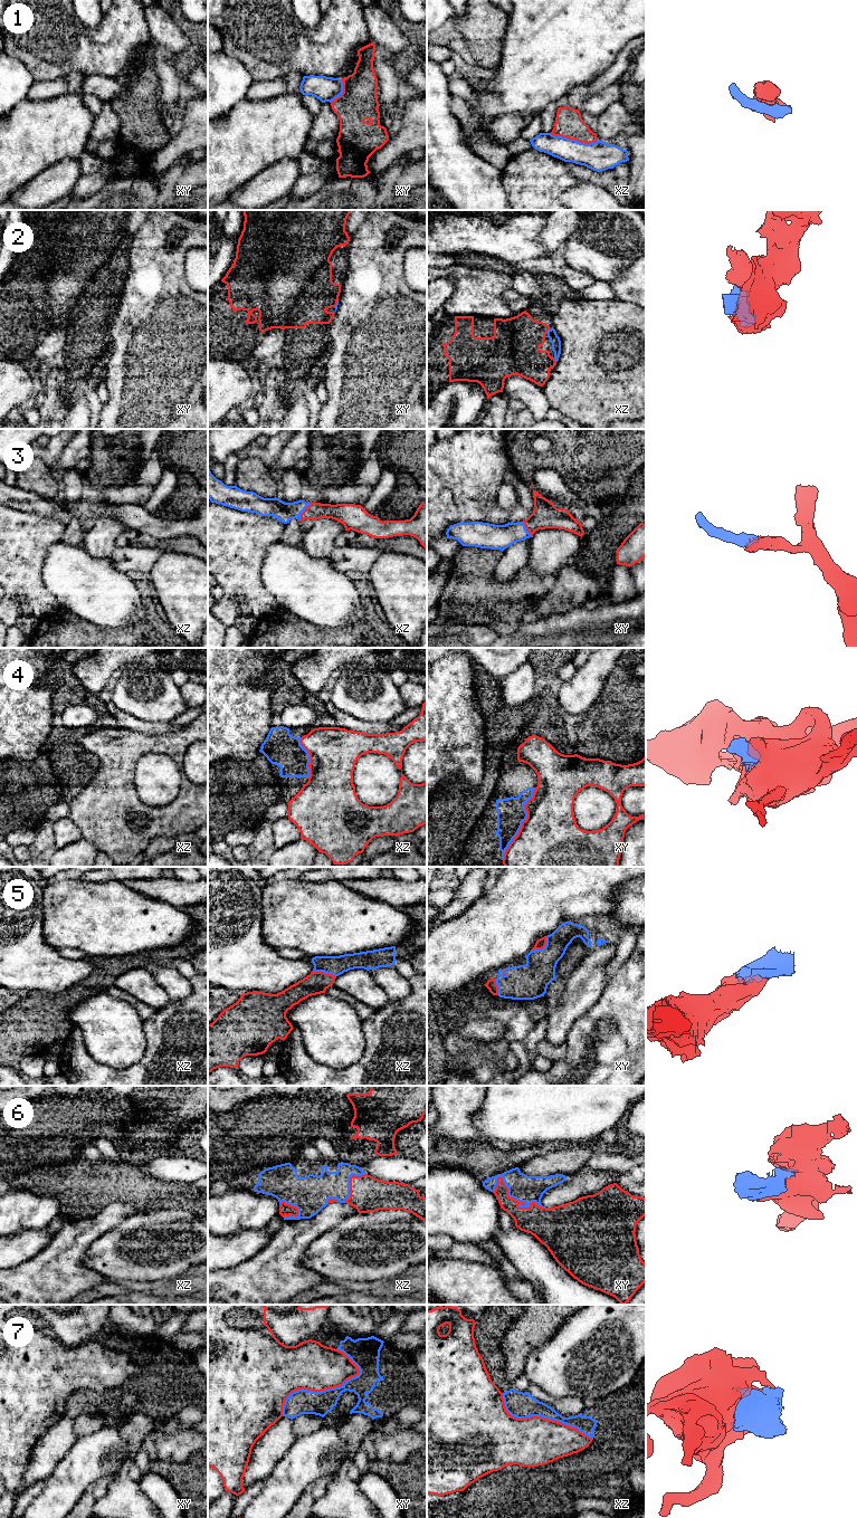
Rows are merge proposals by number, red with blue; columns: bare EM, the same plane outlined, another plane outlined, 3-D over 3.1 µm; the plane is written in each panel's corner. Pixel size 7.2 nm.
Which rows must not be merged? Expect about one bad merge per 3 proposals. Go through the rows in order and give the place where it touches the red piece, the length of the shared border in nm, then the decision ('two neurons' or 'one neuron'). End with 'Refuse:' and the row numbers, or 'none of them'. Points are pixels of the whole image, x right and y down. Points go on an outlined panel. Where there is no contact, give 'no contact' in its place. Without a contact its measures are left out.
1: contact xz (573, 139); length 340 nm; two neurons
2: contact xz (548, 330); length 50 nm; one neuron
3: contact xz (303, 512); length 160 nm; one neuron
4: contact xy (522, 823); length 600 nm; two neurons
5: contact xy (542, 948); length 160 nm; one neuron
6: contact xy (514, 1199); length 400 nm; one neuron
7: contact xy (316, 1391); length 650 nm; two neurons
Refuse: 1, 4, 7

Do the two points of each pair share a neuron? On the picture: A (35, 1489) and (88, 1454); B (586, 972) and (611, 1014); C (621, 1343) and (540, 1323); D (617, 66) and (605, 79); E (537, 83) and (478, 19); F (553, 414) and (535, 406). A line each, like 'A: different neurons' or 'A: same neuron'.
A: different neurons
B: different neurons
C: different neurons
D: same neuron
E: different neurons
F: different neurons

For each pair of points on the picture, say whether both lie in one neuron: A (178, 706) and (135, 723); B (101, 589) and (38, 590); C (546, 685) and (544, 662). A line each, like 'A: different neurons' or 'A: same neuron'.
A: different neurons
B: different neurons
C: same neuron

